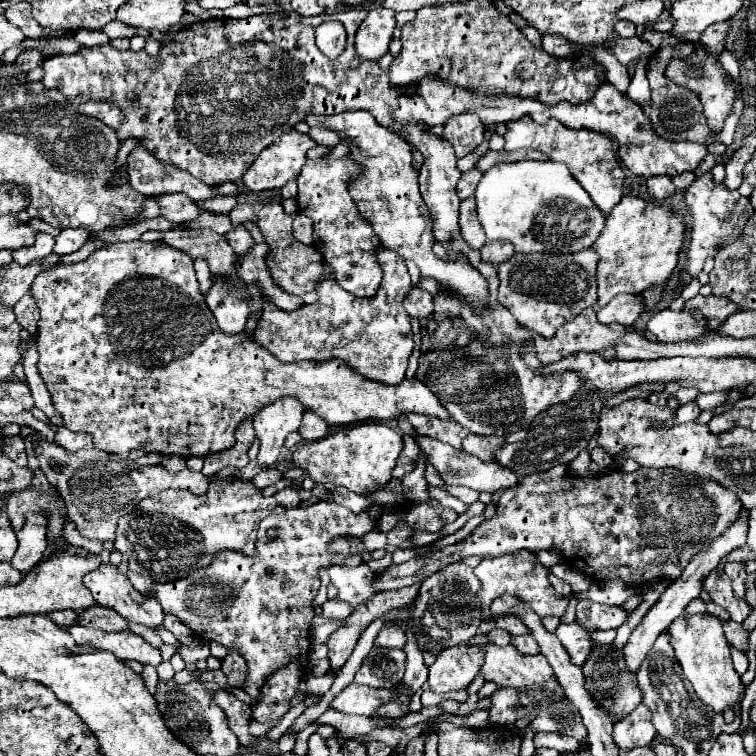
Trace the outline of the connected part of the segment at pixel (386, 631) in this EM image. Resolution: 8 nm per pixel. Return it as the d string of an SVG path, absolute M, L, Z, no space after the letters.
M387 624L375 638L375 646L379 648L403 648L405 642L407 642L405 632L395 624Z

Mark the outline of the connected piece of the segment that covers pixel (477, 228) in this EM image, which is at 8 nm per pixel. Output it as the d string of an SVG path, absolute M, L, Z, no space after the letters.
M469 196L461 202L461 214L459 214L459 228L461 228L461 238L473 248L473 250L481 250L485 240L485 232L477 220L477 212L475 212L475 198Z

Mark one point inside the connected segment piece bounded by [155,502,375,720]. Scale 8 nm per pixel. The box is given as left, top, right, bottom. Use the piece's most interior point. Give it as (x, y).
(260, 607)

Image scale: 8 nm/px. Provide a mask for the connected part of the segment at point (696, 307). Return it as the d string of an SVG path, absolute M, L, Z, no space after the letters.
M697 294L695 298L685 302L685 310L687 312L701 312L707 318L707 324L721 322L721 318L725 318L725 314L731 314L737 308L739 306L735 306L727 298L719 298L719 296L713 296L713 294L711 296Z

